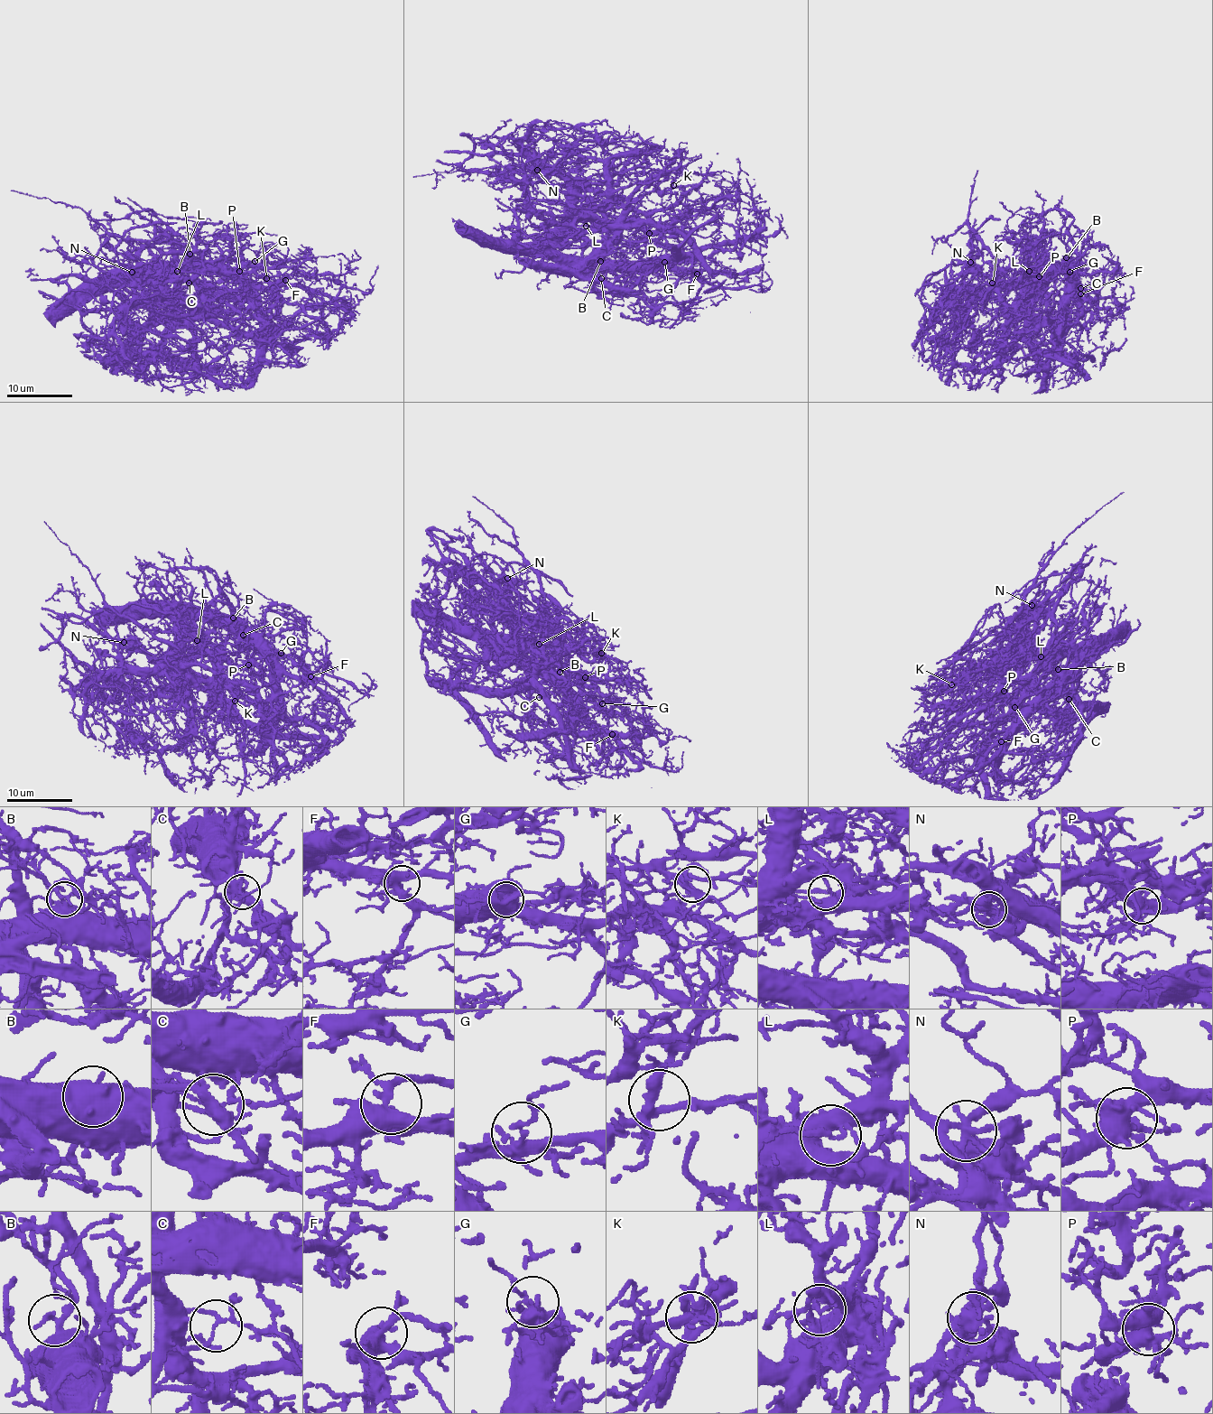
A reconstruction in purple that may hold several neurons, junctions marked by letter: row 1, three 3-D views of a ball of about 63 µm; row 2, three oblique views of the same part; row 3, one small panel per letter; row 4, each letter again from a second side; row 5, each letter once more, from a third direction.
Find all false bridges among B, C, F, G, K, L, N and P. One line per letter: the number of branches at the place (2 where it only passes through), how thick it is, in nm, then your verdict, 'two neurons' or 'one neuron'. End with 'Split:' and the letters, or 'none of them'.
B: branches 2; calibre 360 nm; one neuron
C: branches 4; calibre 120 nm; two neurons
F: branches 5; calibre 400 nm; one neuron
G: branches 4; calibre 280 nm; one neuron
K: branches 4; calibre 320 nm; one neuron
L: branches 2; calibre 170 nm; two neurons
N: branches 5; calibre 280 nm; two neurons
P: branches 9; calibre 500 nm; one neuron
Split: C, L, N

